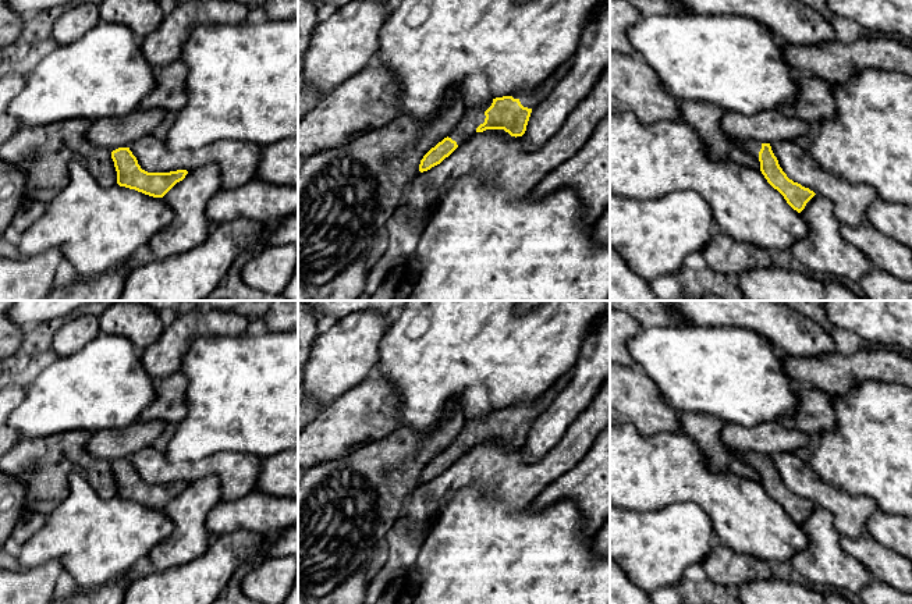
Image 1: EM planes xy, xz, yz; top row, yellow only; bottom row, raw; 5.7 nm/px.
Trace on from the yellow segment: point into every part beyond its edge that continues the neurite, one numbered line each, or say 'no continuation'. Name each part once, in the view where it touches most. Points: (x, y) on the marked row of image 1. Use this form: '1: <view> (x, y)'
1: xz (465, 128)

